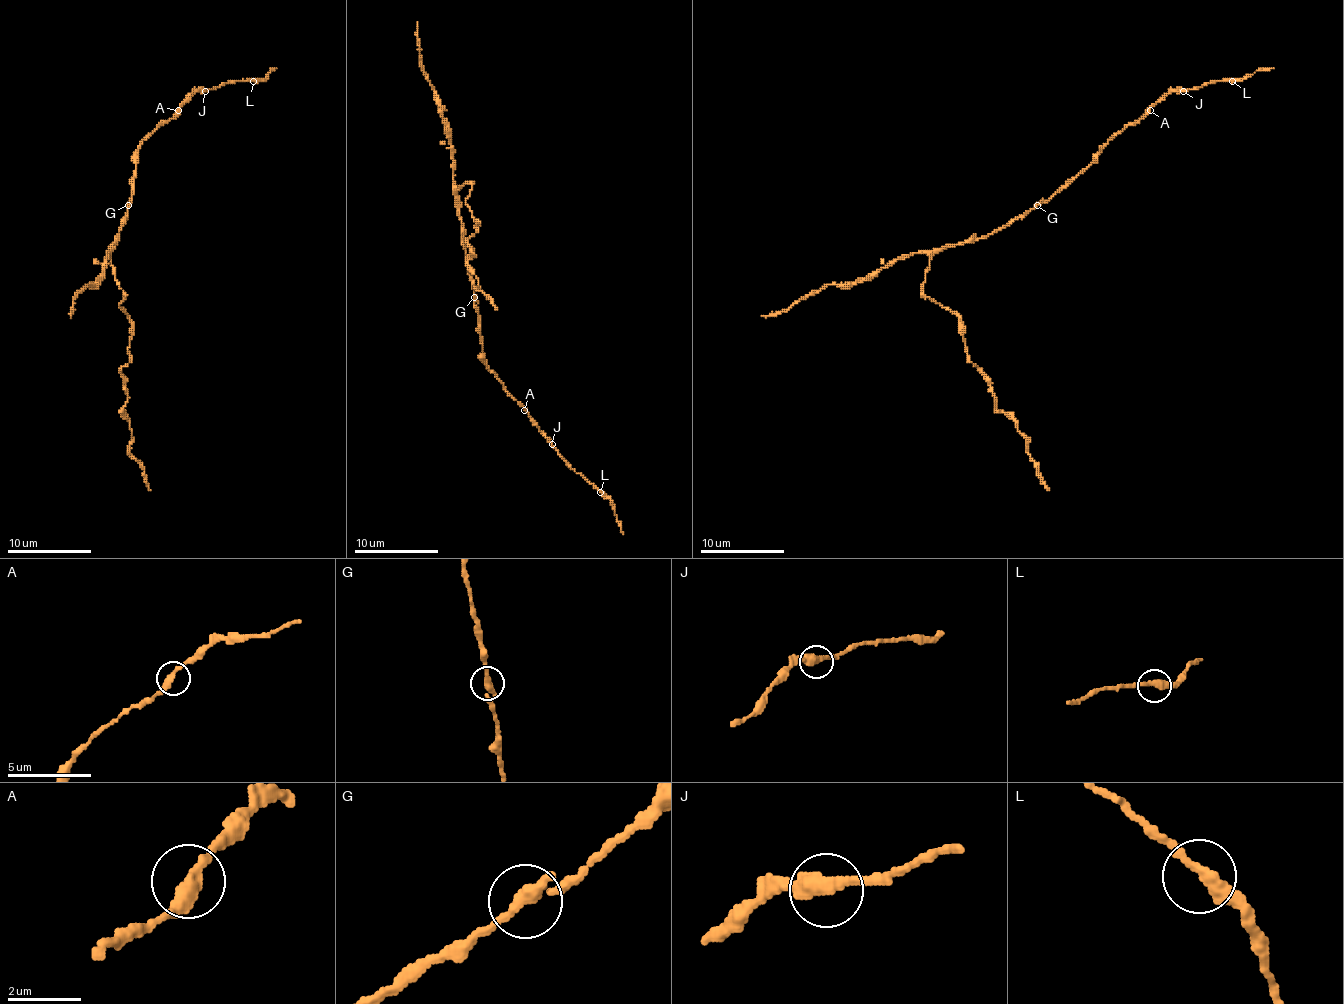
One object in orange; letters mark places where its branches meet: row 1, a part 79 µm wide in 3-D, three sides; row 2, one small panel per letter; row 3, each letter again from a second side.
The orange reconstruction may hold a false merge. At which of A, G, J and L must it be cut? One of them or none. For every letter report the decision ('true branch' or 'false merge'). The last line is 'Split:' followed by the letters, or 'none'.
A: true branch
G: true branch
J: true branch
L: true branch
Split: none

